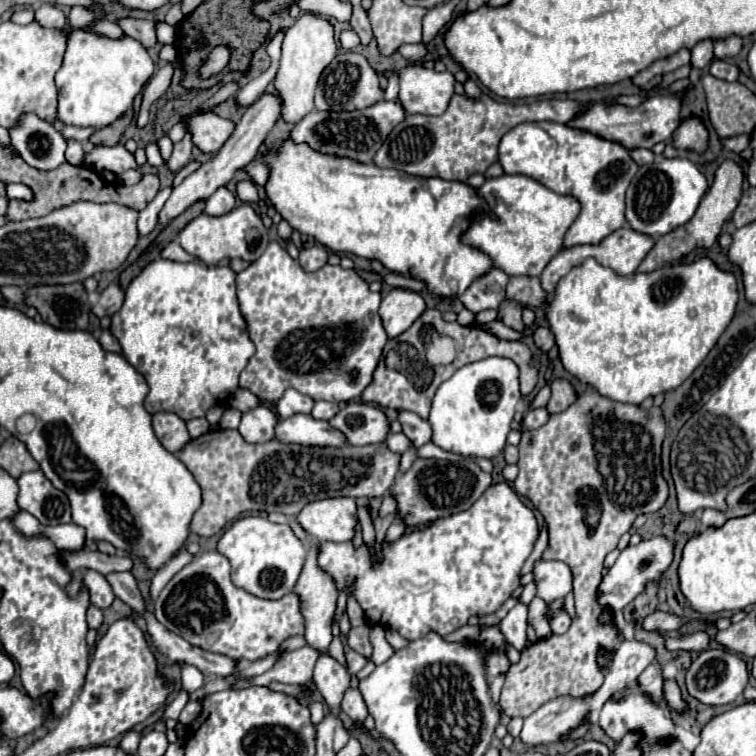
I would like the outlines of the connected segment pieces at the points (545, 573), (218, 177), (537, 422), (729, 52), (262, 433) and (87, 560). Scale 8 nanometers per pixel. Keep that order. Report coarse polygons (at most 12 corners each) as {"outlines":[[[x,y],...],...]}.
{"outlines":[[[538,559],[536,595],[546,603],[572,591],[572,571],[562,561]],[[262,95],[232,137],[188,175],[158,213],[168,225],[228,185],[280,119],[280,99]],[[546,407],[526,413],[522,429],[538,429],[550,419]],[[738,35],[718,39],[714,43],[714,57],[734,57],[742,49]],[[260,405],[242,415],[238,433],[248,443],[274,439],[278,417]],[[62,551],[70,571],[94,569],[102,575],[130,571],[134,561],[100,551]]]}

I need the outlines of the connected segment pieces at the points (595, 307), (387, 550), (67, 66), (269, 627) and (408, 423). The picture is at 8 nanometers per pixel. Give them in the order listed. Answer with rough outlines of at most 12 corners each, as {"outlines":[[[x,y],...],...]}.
{"outlines":[[[590,257],[546,317],[568,373],[640,405],[732,321],[708,257],[628,277]],[[508,483],[382,545],[322,543],[370,625],[414,641],[490,615],[538,539]],[[76,29],[56,73],[64,125],[108,127],[152,77],[132,37]],[[206,551],[154,615],[188,643],[260,659],[304,633],[294,593],[260,599]],[[398,411],[404,435],[422,447],[430,441],[430,423],[410,411]]]}

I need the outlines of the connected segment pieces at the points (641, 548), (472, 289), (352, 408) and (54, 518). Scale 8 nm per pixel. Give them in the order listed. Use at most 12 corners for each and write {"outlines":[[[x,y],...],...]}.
{"outlines":[[[674,541],[626,547],[604,575],[600,601],[625,626],[622,609],[658,581],[674,559]],[[492,267],[458,299],[472,313],[496,309],[508,275]],[[348,403],[328,421],[350,445],[382,443],[380,407]],[[42,471],[18,479],[18,507],[44,525],[70,523],[68,499]]]}

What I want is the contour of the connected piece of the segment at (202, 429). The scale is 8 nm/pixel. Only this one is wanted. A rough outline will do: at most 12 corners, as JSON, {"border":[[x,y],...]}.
{"border":[[204,417],[186,421],[192,439],[210,431]]}

